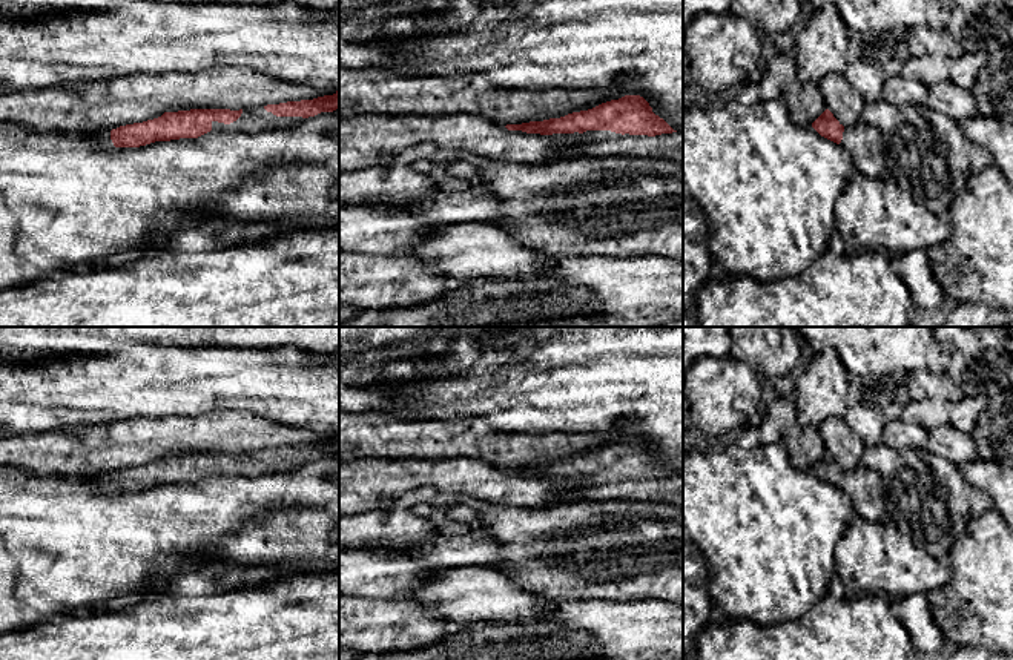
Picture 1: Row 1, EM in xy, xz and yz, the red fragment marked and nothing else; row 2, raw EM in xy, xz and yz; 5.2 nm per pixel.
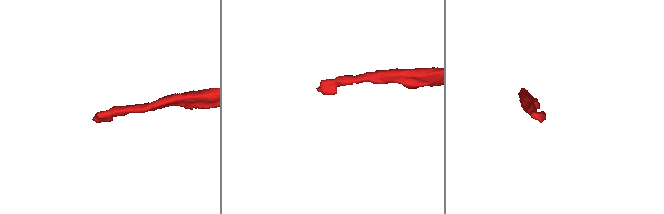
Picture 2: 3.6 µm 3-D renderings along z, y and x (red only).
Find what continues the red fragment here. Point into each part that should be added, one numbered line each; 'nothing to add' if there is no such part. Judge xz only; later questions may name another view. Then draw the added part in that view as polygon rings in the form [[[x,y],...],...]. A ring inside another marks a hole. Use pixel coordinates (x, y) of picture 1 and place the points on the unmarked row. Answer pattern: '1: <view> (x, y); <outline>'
1: xz (593, 487); [[[586,474],[571,490],[556,496],[551,507],[572,502],[666,502],[683,511],[683,474],[655,480]]]

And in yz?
1: yz (863, 485); [[[866,465],[844,471],[840,490],[852,500],[856,516],[869,520],[883,520],[887,516],[883,480]]]

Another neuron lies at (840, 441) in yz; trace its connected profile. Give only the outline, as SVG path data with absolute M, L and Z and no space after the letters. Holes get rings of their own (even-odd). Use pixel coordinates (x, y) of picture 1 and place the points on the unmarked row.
M829 417L817 428L826 453L833 457L840 468L849 471L861 464L866 447L844 417Z

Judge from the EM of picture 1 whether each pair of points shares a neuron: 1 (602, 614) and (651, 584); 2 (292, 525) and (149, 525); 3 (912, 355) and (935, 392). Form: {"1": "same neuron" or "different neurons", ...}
{"1": "different neurons", "2": "different neurons", "3": "different neurons"}

